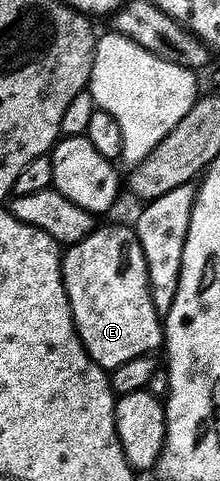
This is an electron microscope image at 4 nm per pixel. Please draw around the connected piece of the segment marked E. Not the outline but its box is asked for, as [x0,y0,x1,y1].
[63,227,162,370]

